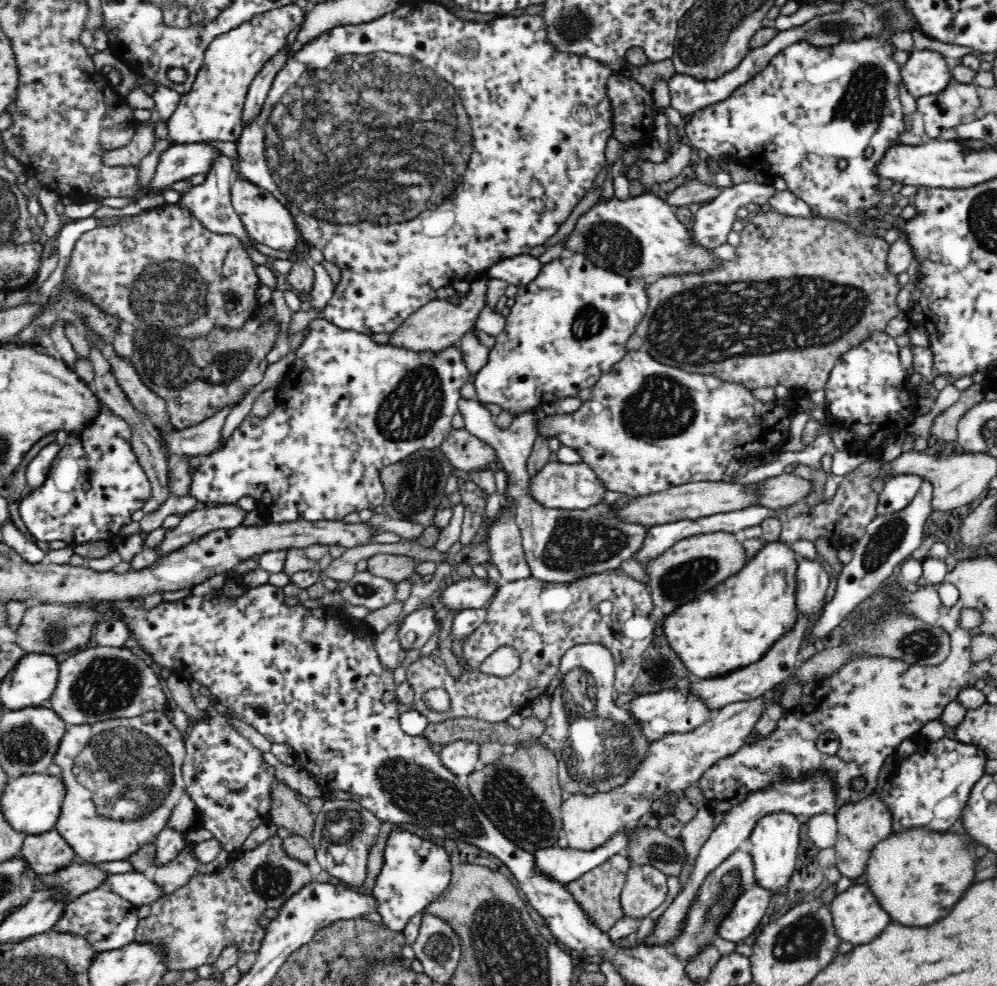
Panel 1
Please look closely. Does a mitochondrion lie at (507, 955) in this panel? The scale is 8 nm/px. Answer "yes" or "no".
yes

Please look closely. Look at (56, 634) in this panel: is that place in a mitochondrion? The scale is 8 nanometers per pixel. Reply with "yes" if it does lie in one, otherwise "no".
yes

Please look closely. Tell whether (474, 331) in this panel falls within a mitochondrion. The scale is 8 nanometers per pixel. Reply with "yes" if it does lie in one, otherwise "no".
no

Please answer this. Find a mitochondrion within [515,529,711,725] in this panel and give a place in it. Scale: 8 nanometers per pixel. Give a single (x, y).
(656, 677)

